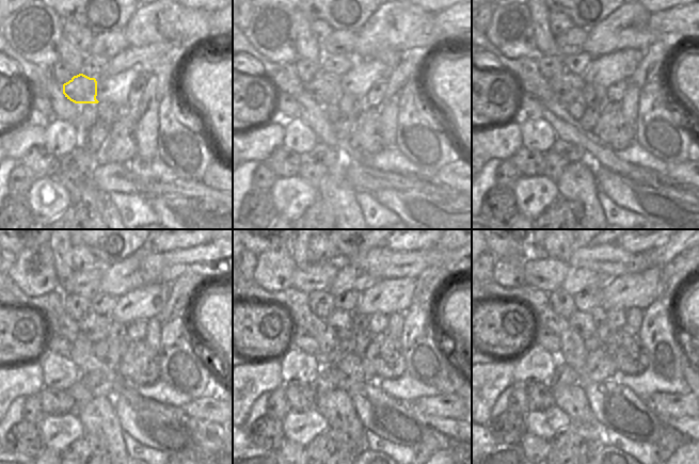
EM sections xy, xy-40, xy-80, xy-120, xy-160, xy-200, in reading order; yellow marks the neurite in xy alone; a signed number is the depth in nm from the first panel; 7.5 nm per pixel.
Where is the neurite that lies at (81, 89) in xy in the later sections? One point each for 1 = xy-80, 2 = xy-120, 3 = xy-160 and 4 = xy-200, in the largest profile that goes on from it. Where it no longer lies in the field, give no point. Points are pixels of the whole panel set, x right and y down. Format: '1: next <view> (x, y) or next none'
1: next xy-80 (567, 88)
2: next xy-120 (95, 328)
3: next xy-160 (340, 322)
4: next xy-200 (583, 322)

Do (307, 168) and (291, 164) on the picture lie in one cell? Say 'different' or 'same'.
different

